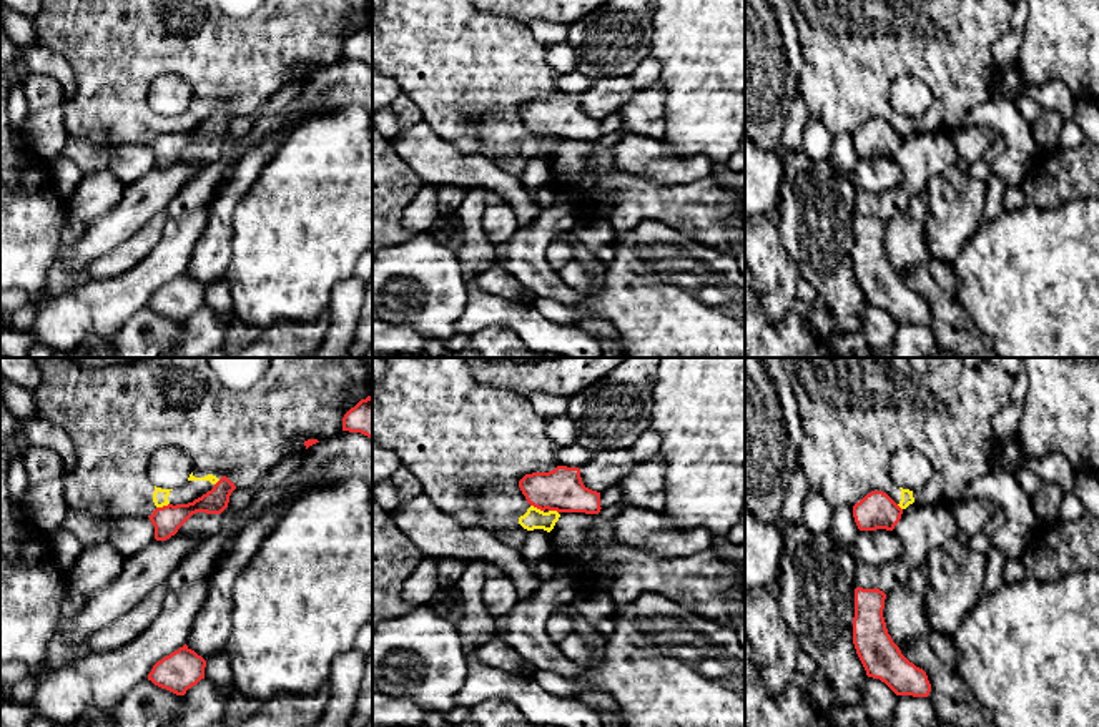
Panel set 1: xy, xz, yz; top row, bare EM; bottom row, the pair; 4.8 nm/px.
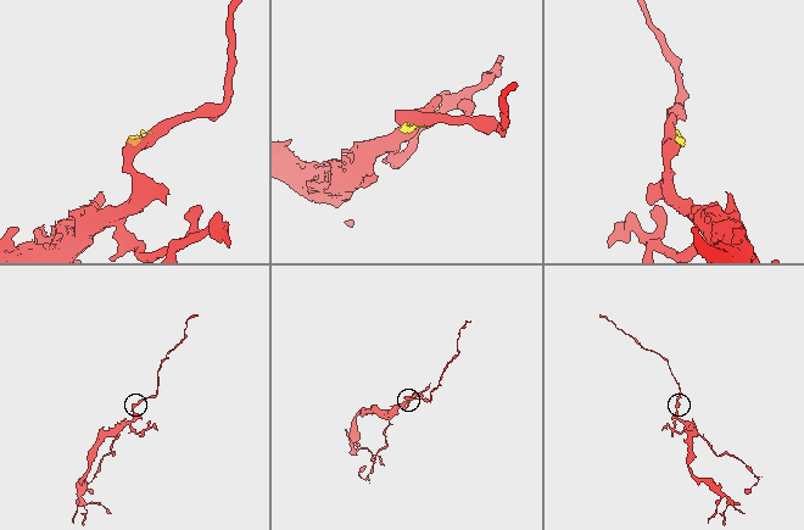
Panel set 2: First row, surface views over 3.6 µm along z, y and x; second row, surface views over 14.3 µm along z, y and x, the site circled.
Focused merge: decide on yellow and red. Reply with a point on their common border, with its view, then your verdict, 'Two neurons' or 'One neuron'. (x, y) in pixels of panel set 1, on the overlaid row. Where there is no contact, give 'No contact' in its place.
Touches yellow at xy (162, 506). Two neurons

